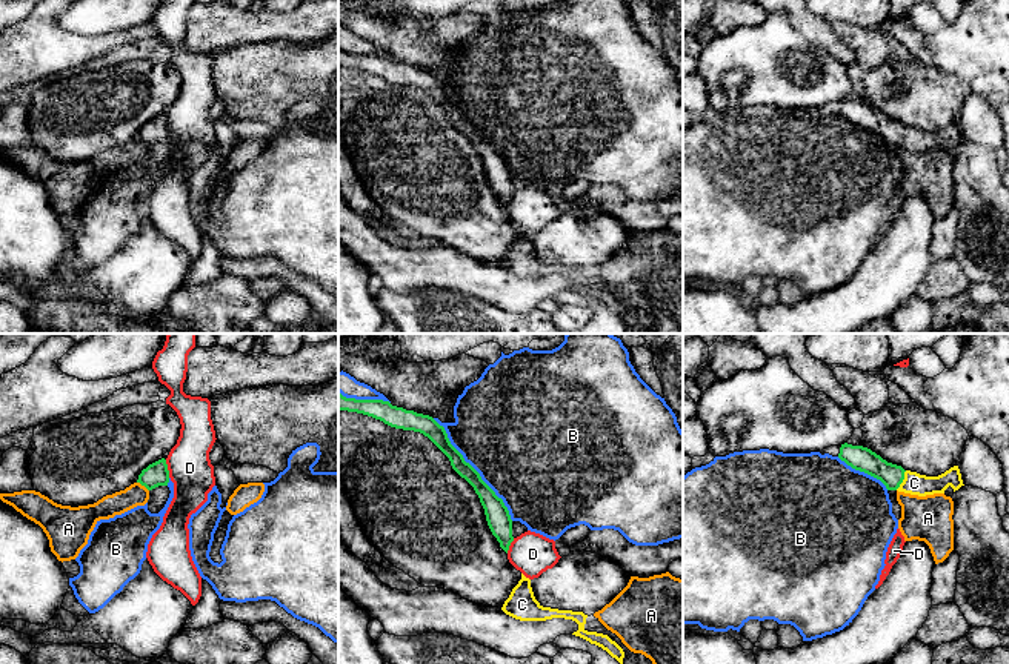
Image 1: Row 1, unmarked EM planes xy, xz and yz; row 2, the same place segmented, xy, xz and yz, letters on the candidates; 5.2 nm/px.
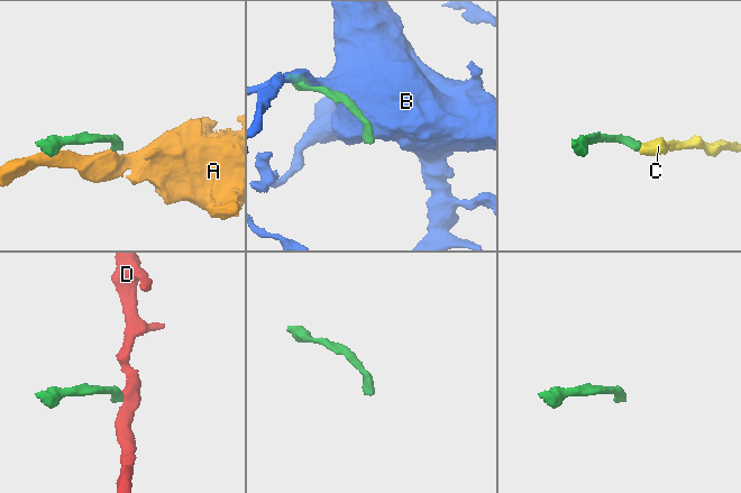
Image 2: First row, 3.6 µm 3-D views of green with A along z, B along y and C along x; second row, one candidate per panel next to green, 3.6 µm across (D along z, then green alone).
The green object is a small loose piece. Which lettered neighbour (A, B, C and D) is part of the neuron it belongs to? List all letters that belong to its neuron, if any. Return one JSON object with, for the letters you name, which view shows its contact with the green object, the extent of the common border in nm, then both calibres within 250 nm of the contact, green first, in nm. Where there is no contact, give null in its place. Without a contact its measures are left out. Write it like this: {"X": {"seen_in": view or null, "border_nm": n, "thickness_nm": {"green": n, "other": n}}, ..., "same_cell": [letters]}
{"C": {"seen_in": "yz", "border_nm": 120, "thickness_nm": {"green": 130, "other": 120}}, "same_cell": ["C"]}

